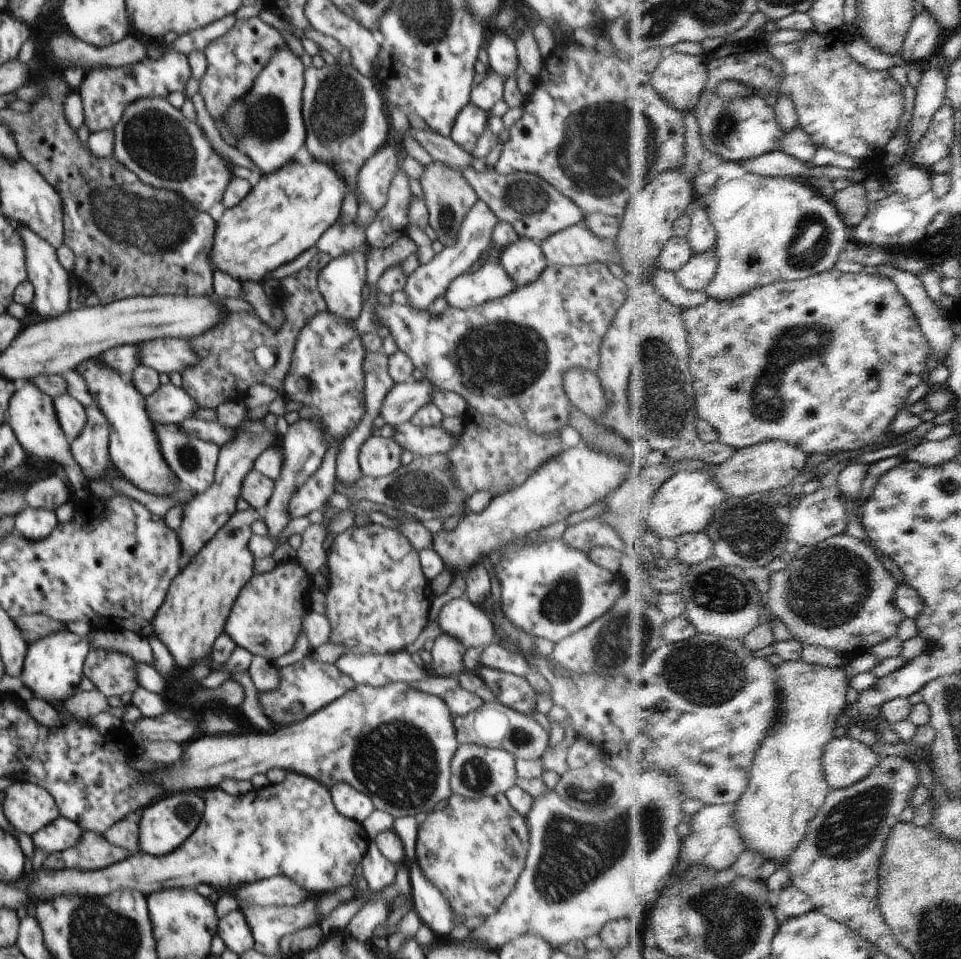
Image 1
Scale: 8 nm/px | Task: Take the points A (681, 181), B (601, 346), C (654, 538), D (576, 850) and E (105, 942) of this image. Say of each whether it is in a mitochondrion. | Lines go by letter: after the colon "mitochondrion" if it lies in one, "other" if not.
A: other
B: other
C: other
D: mitochondrion
E: mitochondrion

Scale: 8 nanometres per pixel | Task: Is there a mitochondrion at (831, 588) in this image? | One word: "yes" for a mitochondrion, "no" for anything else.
yes

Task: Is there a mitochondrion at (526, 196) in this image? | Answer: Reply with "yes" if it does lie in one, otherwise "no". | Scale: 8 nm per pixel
yes

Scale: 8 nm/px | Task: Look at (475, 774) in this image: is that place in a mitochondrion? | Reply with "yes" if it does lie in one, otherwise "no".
yes

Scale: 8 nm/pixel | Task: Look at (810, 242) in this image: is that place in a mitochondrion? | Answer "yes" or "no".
yes

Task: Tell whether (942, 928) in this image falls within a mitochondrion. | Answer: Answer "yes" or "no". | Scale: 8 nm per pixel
yes

